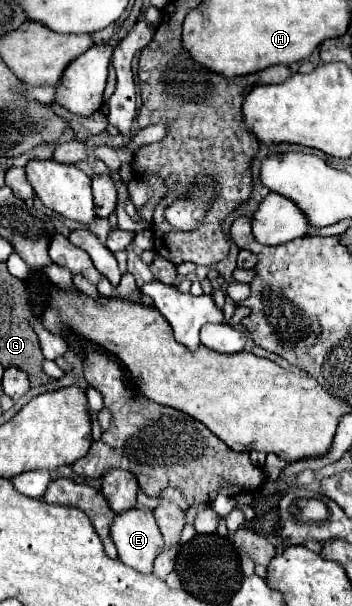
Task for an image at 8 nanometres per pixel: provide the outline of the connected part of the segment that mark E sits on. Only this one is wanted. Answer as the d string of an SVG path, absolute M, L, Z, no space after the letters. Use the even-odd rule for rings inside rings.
M132 507L132 509L116 515L112 521L112 527L110 527L110 537L118 549L118 557L122 563L126 563L128 567L132 567L140 573L152 573L152 563L154 563L156 555L162 551L164 539L160 535L160 529L158 529L156 519L150 509Z

